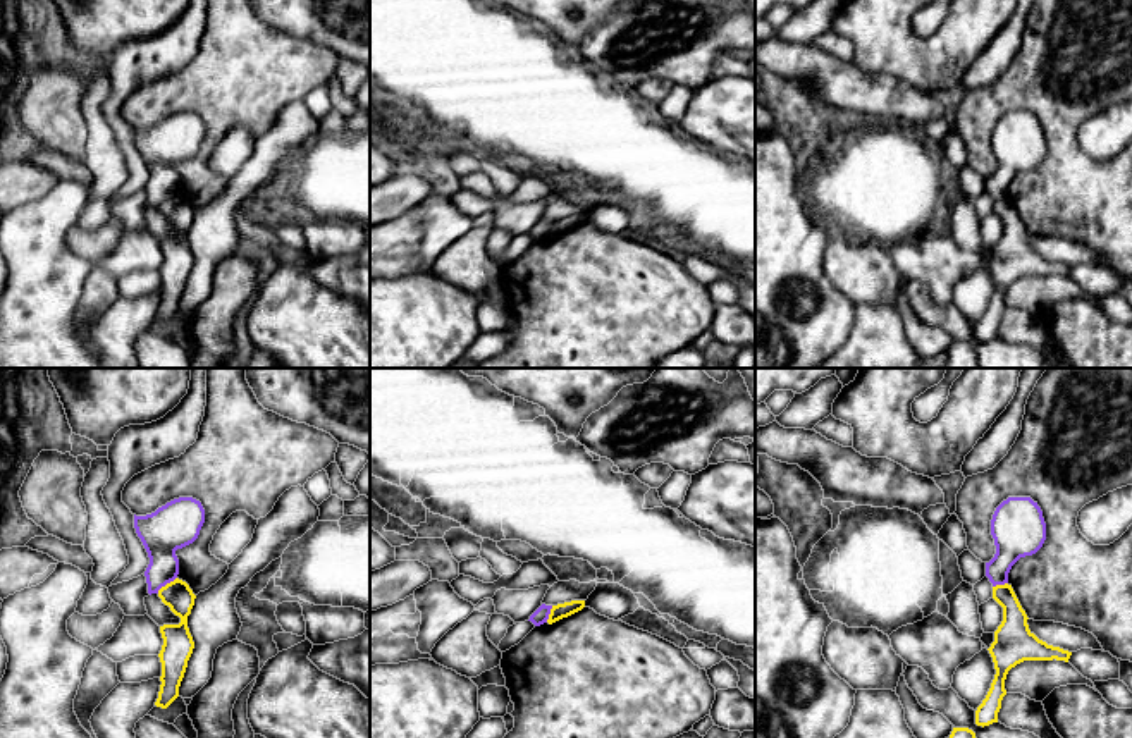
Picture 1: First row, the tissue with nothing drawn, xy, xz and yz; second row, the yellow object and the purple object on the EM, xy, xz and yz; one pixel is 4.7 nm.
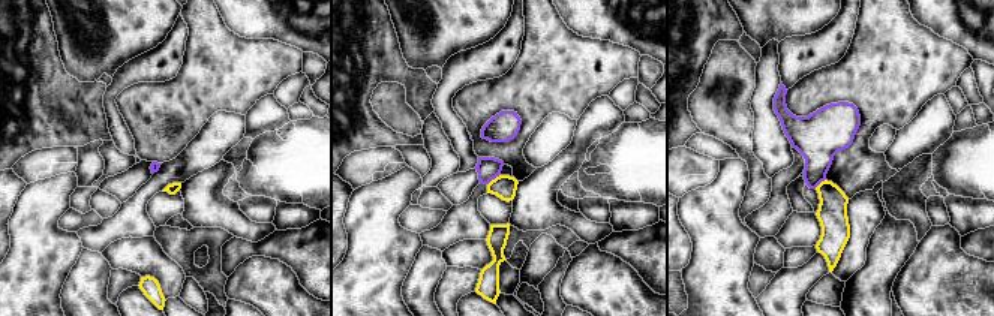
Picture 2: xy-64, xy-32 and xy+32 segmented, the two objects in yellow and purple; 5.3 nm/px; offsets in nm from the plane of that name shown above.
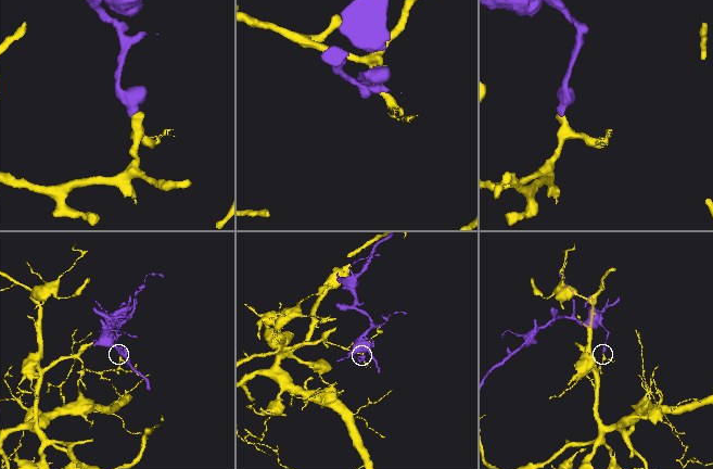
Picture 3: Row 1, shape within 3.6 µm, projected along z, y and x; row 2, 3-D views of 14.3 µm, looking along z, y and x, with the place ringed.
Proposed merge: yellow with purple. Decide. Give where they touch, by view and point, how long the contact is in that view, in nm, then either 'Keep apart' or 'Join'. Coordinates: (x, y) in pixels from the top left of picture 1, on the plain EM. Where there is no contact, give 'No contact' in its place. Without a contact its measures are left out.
Touches yellow at xy (167, 198). Shared border 120 nm. Keep apart

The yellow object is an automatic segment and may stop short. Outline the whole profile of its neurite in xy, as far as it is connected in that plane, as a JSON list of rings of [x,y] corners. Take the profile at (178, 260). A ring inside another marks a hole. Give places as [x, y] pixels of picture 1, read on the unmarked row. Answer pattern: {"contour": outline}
{"contour": [[[175,193],[158,205],[158,212],[175,231],[181,232],[179,239],[160,241],[163,253],[163,260],[158,268],[162,277],[162,299],[155,320],[167,323],[179,311],[179,301],[194,263],[194,256],[188,243],[188,231],[191,229],[196,210],[186,196]]]}

